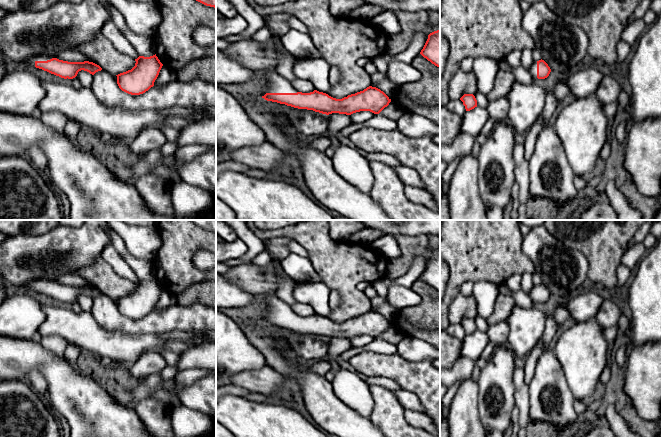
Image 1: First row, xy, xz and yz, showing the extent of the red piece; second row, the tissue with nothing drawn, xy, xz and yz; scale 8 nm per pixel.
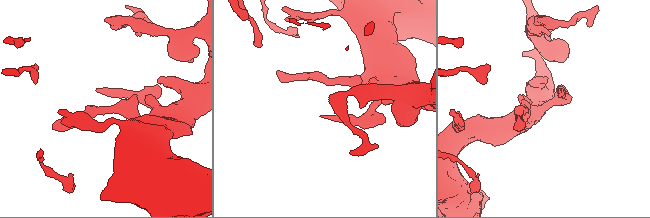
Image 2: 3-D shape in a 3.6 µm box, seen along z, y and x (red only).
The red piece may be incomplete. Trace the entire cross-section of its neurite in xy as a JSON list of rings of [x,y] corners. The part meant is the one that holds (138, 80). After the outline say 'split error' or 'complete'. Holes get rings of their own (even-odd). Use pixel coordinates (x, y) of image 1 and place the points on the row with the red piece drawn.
[[[156,54],[150,57],[139,56],[135,61],[131,70],[116,75],[117,84],[128,94],[140,95],[154,86],[163,64]]]; complete

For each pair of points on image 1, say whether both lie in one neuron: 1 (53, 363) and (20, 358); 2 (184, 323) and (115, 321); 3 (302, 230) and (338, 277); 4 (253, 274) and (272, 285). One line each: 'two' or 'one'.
1: one
2: one
3: one
4: one

